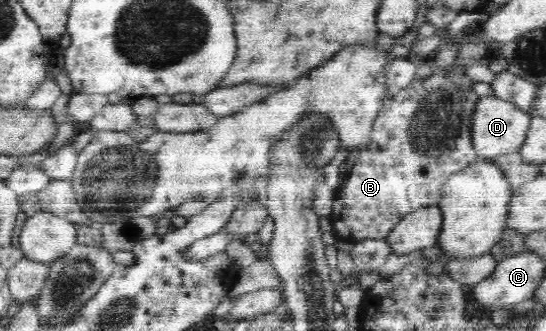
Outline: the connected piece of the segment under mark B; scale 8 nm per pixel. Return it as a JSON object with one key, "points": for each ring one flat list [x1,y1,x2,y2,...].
{"points":[[454,61,451,66,447,68,437,68,433,70,427,78,419,80,419,78,413,78,409,83,409,86,405,88,394,90,389,92,386,98,383,100,379,111,373,120,372,131,370,134,370,140,377,143,377,150,365,150,361,152,359,157,350,162,350,168,346,174,346,181,341,186,338,186,335,191,335,196,332,204,332,210,328,215,330,223,332,224,333,233,340,240,345,241,362,241,365,239,386,239,389,236,391,230,393,230,403,217,406,217,411,211,421,209,422,207,437,205,443,196,442,188,453,173,463,170,463,167,471,162,475,162,477,158,477,149,474,145,474,114,478,110,479,100,481,100,480,94,477,94,474,89,475,80,472,80,467,75,467,68,472,66,457,66,457,62]]}

